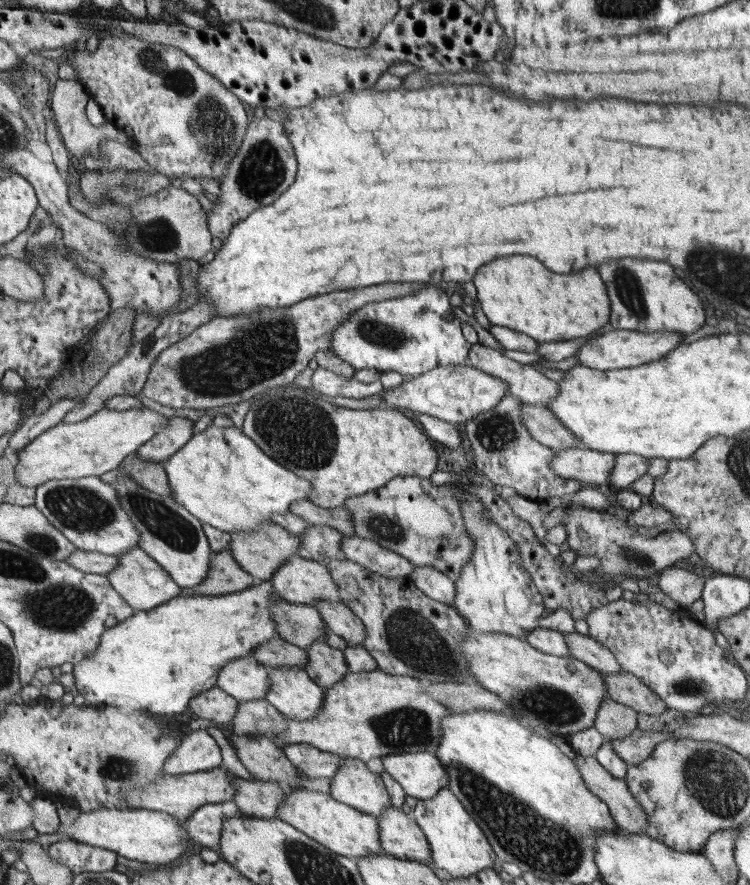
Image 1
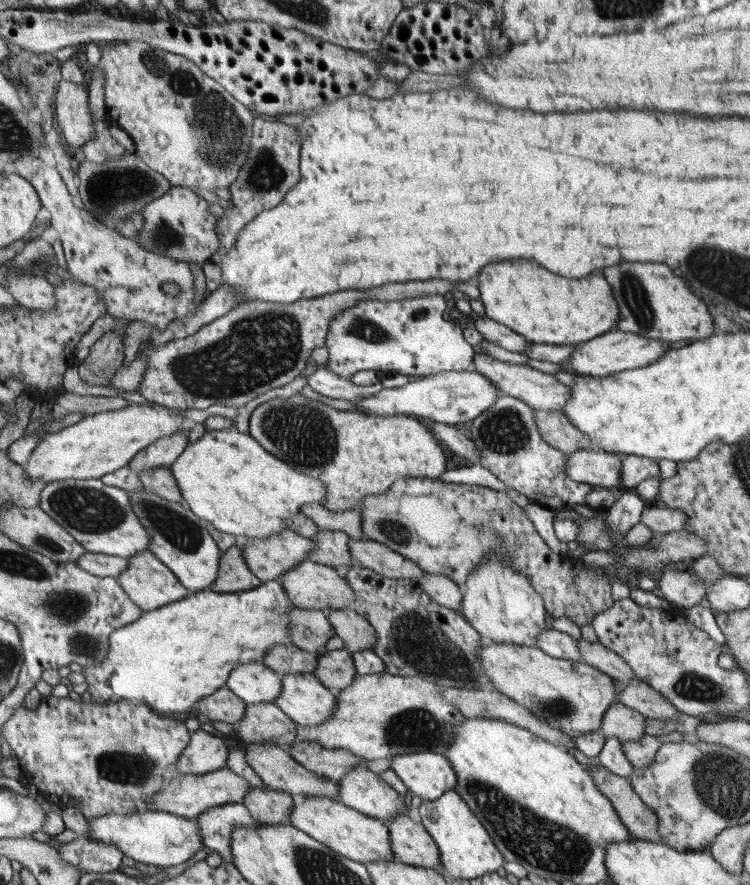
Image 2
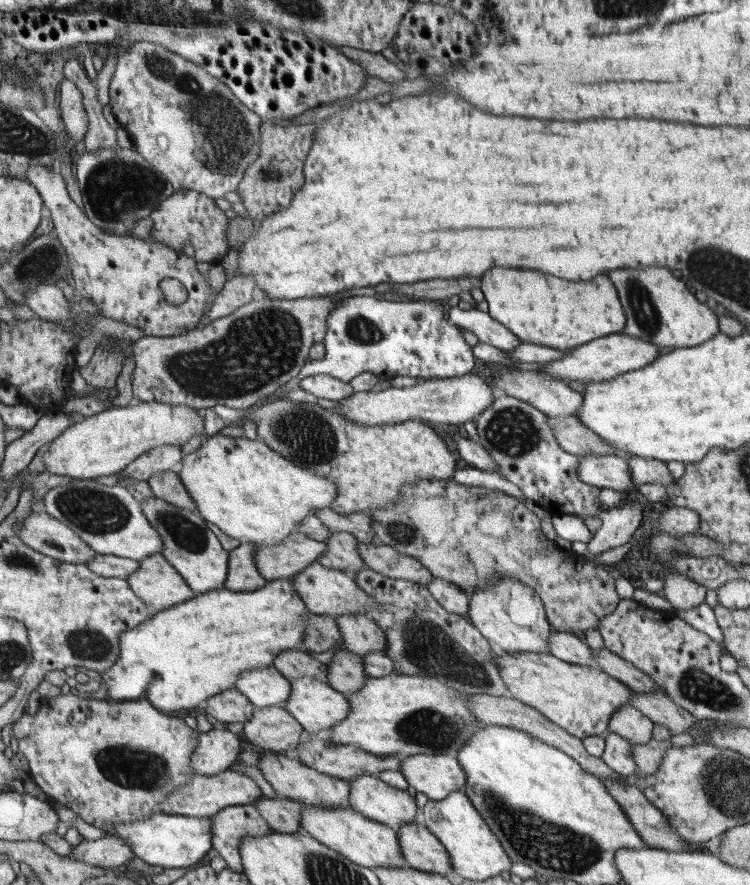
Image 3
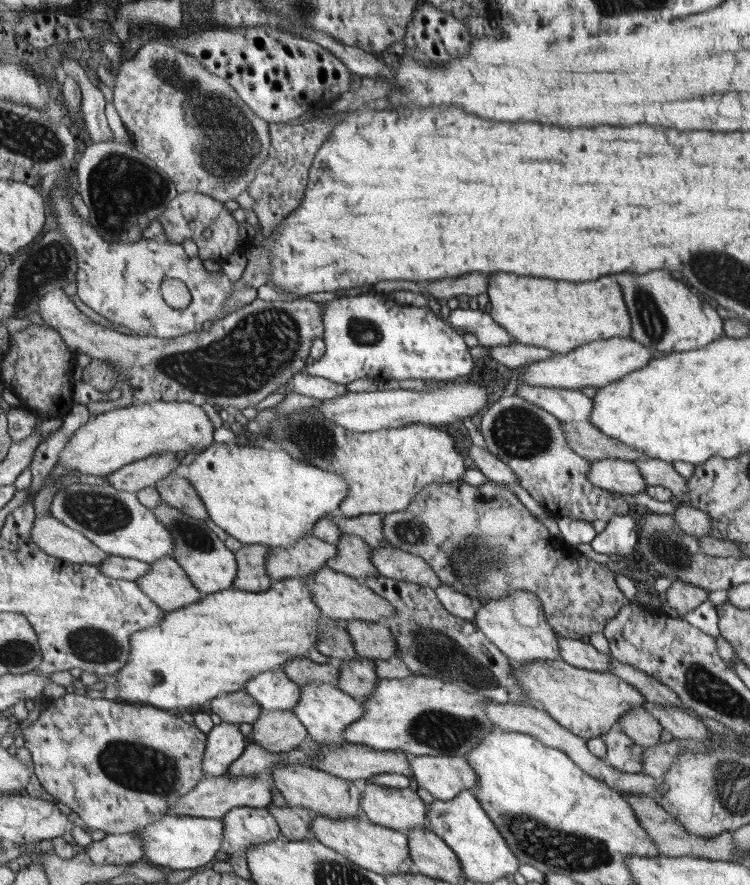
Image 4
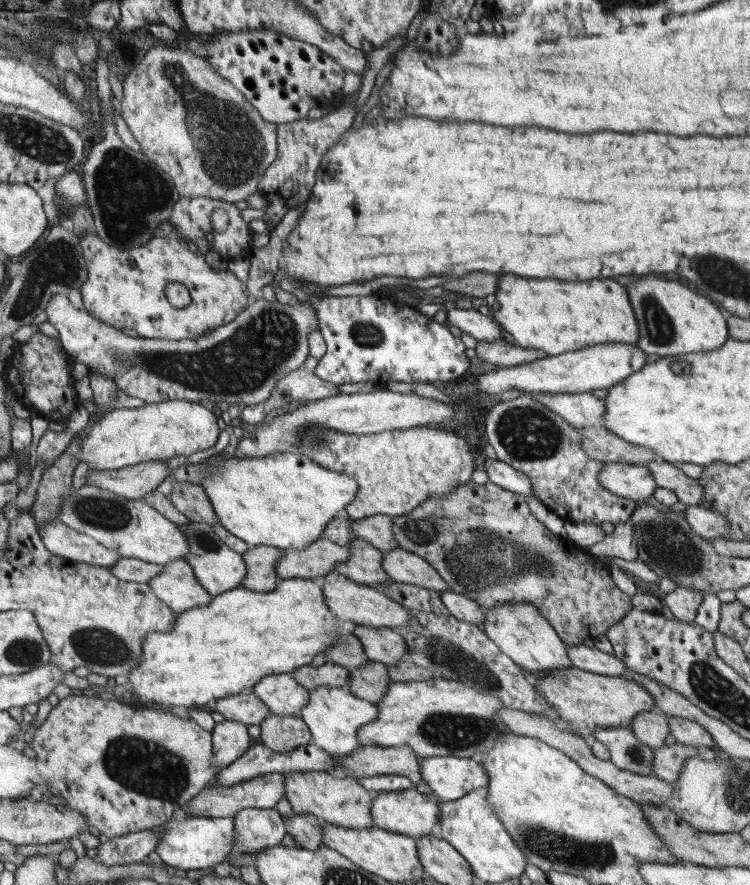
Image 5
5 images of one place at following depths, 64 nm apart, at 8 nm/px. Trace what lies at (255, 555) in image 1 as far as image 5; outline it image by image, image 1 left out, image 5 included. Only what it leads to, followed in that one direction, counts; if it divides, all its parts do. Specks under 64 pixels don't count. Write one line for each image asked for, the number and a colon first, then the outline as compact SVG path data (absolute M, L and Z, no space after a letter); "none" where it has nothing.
2: M281 530L281 534L269 536L265 540L239 538L237 546L243 548L249 570L261 582L279 580L281 574L301 564L309 556L309 552L315 550L315 542L301 538L291 530Z
3: M293 532L287 540L279 544L255 544L255 562L261 576L271 580L291 580L299 572L307 570L313 562L323 556L329 546L325 542L309 540L305 534Z
4: M303 536L301 540L297 538L295 546L271 548L265 568L269 578L275 582L287 578L303 578L325 568L327 562L337 554L337 546L313 536Z
5: M317 540L303 550L283 550L277 564L277 576L279 580L319 580L333 572L339 562L347 562L349 558L349 548Z

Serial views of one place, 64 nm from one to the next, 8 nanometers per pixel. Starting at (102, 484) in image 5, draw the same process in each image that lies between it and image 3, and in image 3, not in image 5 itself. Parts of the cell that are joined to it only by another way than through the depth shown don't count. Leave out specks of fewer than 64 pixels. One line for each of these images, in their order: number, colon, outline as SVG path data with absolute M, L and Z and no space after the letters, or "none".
3: M163 444L157 448L151 448L151 452L139 456L135 464L127 464L119 476L125 476L125 480L135 482L147 482L149 476L171 472L181 462L181 446L179 444Z
4: M165 452L161 456L147 456L143 460L137 460L135 464L129 464L127 468L121 468L119 472L107 474L105 480L113 490L135 496L143 488L149 488L149 486L153 488L173 470L181 470L179 454Z

